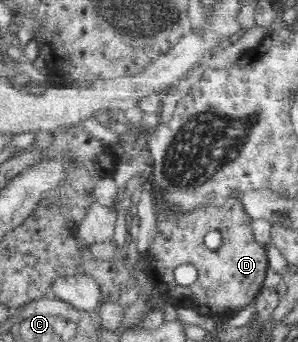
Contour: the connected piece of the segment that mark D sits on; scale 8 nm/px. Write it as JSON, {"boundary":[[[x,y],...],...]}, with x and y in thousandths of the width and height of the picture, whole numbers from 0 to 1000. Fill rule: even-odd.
{"boundary":[[[503,532],[513,547],[510,585],[517,588],[523,640],[523,684],[490,740],[493,781],[490,810],[513,827],[523,851],[564,874],[574,889],[607,915],[617,904],[651,904],[671,921],[732,933],[755,927],[772,915],[795,918],[849,886],[876,842],[886,839],[883,822],[896,810],[896,784],[903,781],[903,757],[896,754],[896,722],[862,711],[862,699],[849,693],[849,640],[836,623],[822,620],[822,596],[805,579],[762,579],[745,602],[721,596],[674,596],[641,608],[631,620],[594,620],[594,611],[567,599],[554,585],[554,561],[527,538]],[[698,675],[732,675],[745,684],[742,719],[708,731],[688,719],[681,702]],[[641,769],[654,775],[668,795],[668,816],[654,822],[654,833],[634,839],[607,839],[587,816],[581,816],[581,789],[597,775]]]}

